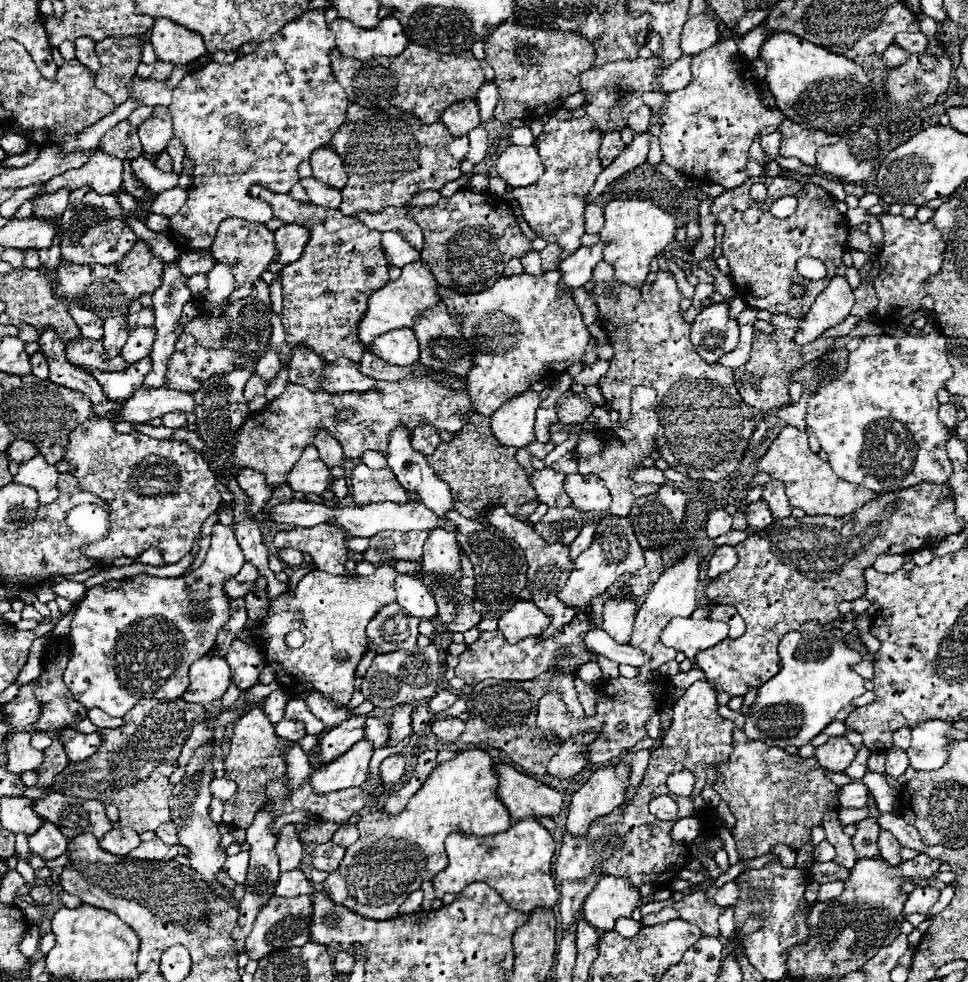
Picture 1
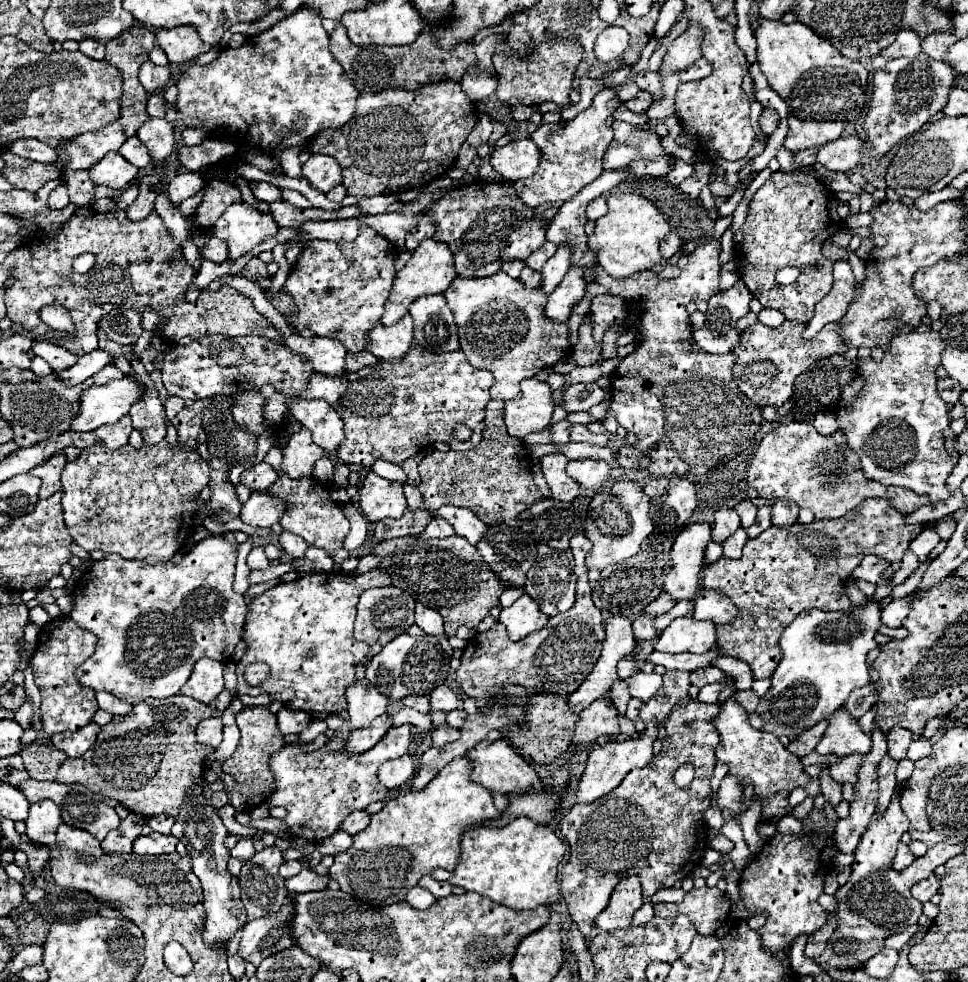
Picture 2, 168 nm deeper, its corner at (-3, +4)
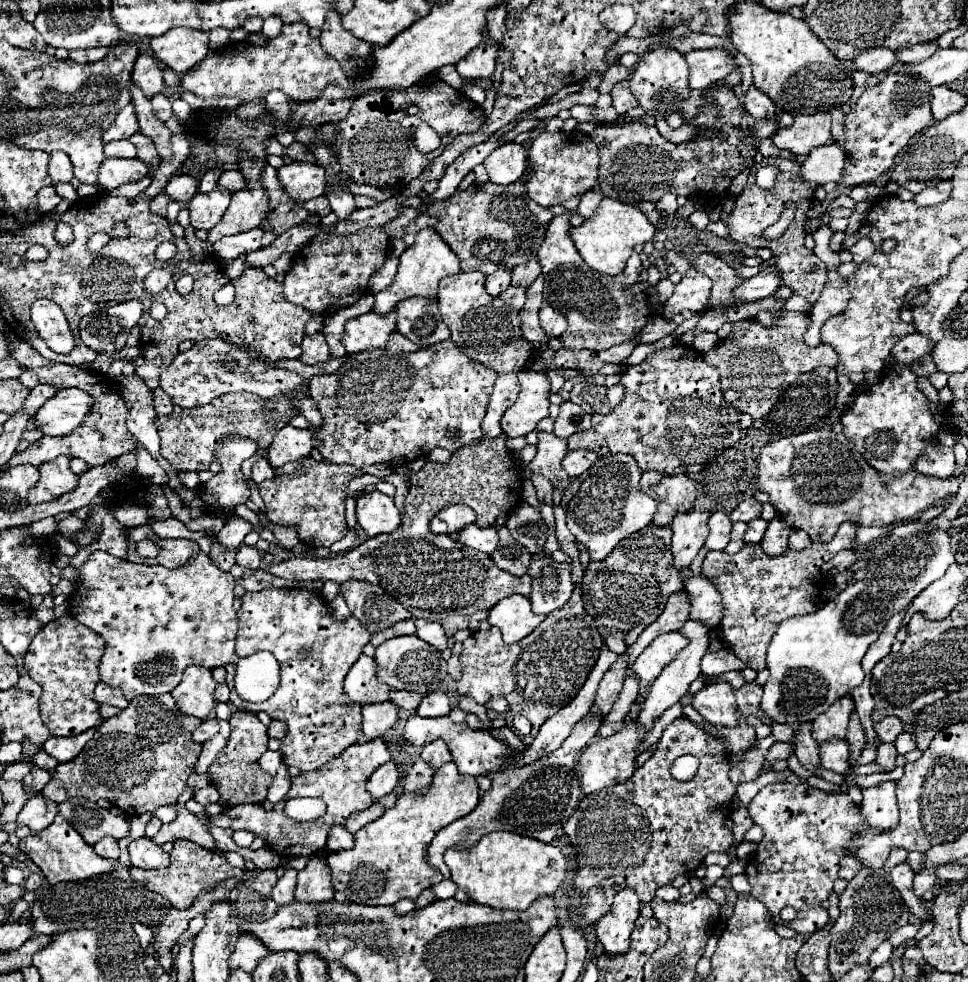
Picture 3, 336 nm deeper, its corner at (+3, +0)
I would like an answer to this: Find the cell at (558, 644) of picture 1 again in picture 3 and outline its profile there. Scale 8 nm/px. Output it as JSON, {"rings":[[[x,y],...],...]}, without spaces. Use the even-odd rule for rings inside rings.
{"rings":[[[576,588],[568,604],[548,614],[532,636],[516,644],[504,644],[498,628],[472,632],[464,640],[464,650],[460,656],[464,672],[462,680],[456,682],[456,688],[458,694],[468,694],[478,704],[486,704],[492,696],[506,698],[512,716],[522,714],[532,722],[532,732],[522,736],[522,742],[530,744],[542,722],[556,714],[562,706],[570,704],[576,692],[584,686],[584,680],[594,668],[602,646],[604,642],[596,622],[586,614],[580,588]]]}

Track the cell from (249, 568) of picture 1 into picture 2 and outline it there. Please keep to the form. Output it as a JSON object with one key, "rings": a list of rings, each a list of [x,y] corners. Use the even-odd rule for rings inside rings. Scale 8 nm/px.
{"rings":[[[256,546],[256,548],[252,548],[252,552],[248,554],[246,564],[250,566],[250,570],[264,570],[264,568],[270,566],[270,560],[266,558],[264,548],[262,548],[262,546]]]}

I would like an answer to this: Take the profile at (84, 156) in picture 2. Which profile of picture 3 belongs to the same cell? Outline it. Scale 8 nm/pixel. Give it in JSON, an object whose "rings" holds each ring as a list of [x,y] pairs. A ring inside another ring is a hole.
{"rings":[[[128,104],[114,120],[114,124],[102,134],[104,142],[112,142],[112,140],[122,140],[122,138],[130,138],[134,132],[138,132],[138,122],[136,122],[136,112],[132,108],[132,104]]]}

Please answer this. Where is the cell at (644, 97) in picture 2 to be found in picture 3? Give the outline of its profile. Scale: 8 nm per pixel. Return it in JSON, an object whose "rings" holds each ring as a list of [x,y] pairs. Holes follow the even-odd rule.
{"rings":[[[628,80],[618,82],[618,84],[612,88],[610,96],[612,96],[612,106],[616,108],[618,114],[624,114],[624,112],[628,112],[630,108],[636,108],[636,106],[638,106],[636,98],[634,98],[632,92],[628,90]]]}

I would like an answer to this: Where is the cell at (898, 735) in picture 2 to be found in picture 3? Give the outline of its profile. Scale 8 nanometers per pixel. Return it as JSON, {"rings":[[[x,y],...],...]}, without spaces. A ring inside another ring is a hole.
{"rings":[[[888,716],[880,722],[874,722],[874,730],[876,734],[882,738],[882,742],[894,742],[896,736],[904,730],[902,728],[902,722],[896,720],[896,716]]]}

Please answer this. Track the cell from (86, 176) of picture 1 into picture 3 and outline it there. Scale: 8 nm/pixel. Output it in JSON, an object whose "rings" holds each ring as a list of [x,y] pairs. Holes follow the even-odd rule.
{"rings":[[[106,158],[104,164],[100,166],[98,180],[100,180],[100,186],[104,186],[104,190],[114,190],[126,182],[138,182],[150,172],[152,172],[152,166],[144,164],[138,158],[132,158],[132,160]]]}

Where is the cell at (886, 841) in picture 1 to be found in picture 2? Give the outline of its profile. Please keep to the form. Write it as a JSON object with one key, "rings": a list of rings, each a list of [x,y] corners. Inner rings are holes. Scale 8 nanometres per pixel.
{"rings":[[[900,842],[900,844],[898,844],[898,852],[896,852],[896,858],[894,858],[892,866],[894,866],[896,870],[904,870],[904,868],[906,868],[906,866],[910,866],[912,862],[914,862],[914,854],[910,852],[908,844]]]}

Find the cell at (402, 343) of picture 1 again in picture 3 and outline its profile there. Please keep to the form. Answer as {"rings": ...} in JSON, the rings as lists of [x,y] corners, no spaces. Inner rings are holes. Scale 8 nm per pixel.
{"rings":[[[368,312],[346,322],[342,344],[346,346],[348,354],[356,354],[366,348],[380,348],[386,346],[388,336],[394,328],[396,328],[396,312],[388,312],[388,316]]]}

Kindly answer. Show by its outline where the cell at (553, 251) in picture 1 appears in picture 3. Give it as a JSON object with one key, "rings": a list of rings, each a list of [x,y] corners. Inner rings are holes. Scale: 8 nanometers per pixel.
{"rings":[[[530,260],[526,264],[520,264],[520,268],[512,270],[512,284],[520,286],[520,288],[528,288],[540,274],[540,264],[538,260]]]}

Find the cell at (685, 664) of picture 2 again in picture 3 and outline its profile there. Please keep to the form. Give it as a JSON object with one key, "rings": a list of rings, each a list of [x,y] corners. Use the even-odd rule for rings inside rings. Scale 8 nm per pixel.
{"rings":[[[728,648],[720,650],[720,652],[706,652],[706,656],[702,658],[702,674],[704,676],[718,676],[730,670],[744,670],[748,666],[748,662],[736,658],[736,654]]]}

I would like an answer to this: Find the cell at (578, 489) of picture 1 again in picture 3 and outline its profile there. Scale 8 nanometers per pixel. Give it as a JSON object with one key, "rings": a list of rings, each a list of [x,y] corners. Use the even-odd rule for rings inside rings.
{"rings":[[[576,450],[576,452],[568,452],[562,460],[564,470],[568,472],[568,476],[578,478],[580,474],[584,474],[594,462],[596,462],[598,454],[592,450]]]}

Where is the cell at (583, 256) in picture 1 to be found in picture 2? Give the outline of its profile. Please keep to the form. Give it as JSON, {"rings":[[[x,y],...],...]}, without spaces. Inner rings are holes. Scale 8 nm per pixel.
{"rings":[[[572,266],[564,280],[556,286],[556,290],[550,294],[544,314],[556,322],[564,322],[570,318],[572,306],[576,306],[582,296],[586,294],[586,280],[584,280],[584,266]]]}

